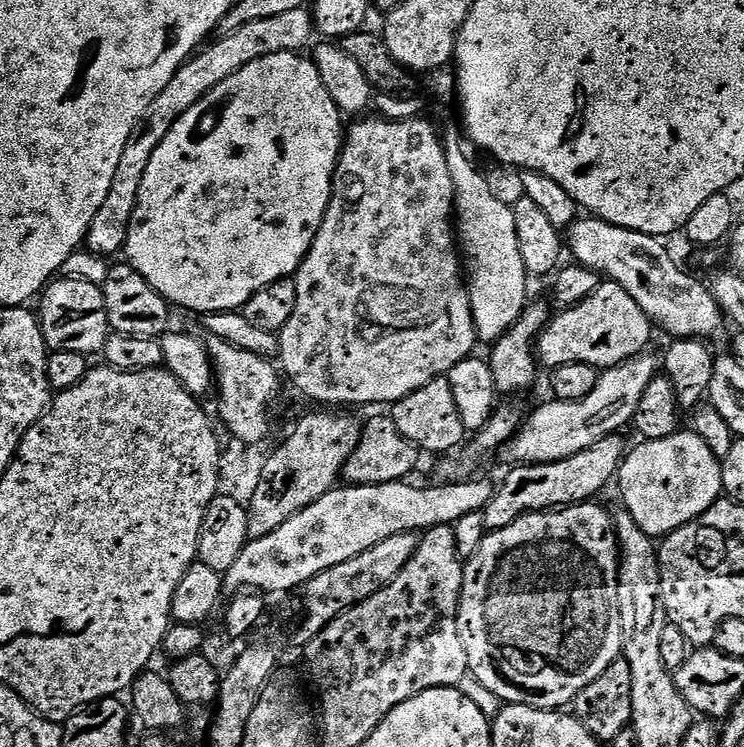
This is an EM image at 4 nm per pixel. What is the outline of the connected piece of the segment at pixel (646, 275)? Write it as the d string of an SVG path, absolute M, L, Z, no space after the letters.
M580 218L575 221L572 233L567 233L566 244L577 265L600 273L611 283L622 286L657 329L665 328L672 338L709 338L720 332L726 317L714 298L711 287L695 280L688 272L680 272L672 261L663 239L647 236L629 228L617 228L599 218Z

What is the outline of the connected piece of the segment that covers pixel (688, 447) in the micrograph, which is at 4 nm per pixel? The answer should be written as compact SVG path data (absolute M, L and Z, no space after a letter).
M691 430L675 432L670 438L661 440L644 440L636 449L625 455L623 464L618 473L618 485L624 495L627 511L638 522L638 526L648 536L663 538L674 530L686 526L691 520L697 520L711 504L721 499L724 487L720 473L720 461L702 442L698 433Z

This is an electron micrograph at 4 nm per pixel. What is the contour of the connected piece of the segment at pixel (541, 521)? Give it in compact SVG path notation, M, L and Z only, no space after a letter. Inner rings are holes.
M600 502L570 504L567 508L558 508L547 512L529 512L520 516L510 526L489 531L482 546L464 566L464 581L458 610L458 634L462 634L462 646L466 646L468 671L478 678L486 690L494 690L501 701L509 704L525 704L535 708L563 709L571 705L594 678L606 670L614 661L621 659L624 650L622 634L622 614L618 610L618 574L620 573L620 545L616 542L616 525L613 513L607 512Z

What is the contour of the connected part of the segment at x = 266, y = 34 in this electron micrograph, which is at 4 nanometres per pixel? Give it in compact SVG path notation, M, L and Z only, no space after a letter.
M303 7L287 11L286 14L276 15L274 18L243 24L237 29L236 32L218 41L210 48L206 46L197 51L191 60L179 68L180 88L184 88L184 84L188 84L188 88L196 88L196 84L204 84L204 88L200 88L200 92L196 92L196 96L192 96L194 105L209 92L221 87L223 85L221 83L230 76L235 77L242 66L261 60L266 54L303 51L303 47L309 42L311 36L314 36L314 21L311 11Z

